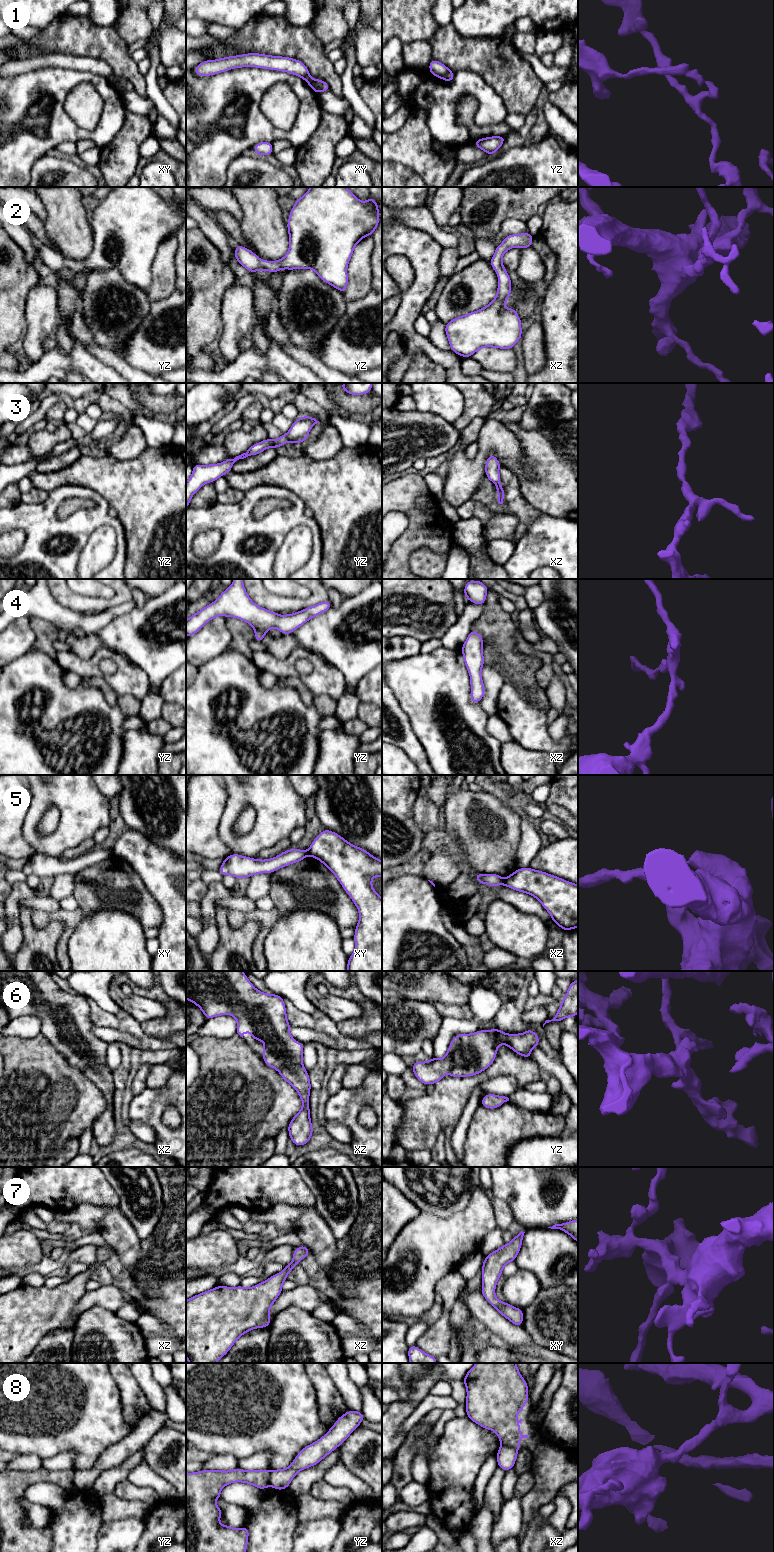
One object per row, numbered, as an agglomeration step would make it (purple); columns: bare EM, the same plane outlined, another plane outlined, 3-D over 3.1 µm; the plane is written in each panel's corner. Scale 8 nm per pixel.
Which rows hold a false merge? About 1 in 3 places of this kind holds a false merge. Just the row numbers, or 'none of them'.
1, 5, 8

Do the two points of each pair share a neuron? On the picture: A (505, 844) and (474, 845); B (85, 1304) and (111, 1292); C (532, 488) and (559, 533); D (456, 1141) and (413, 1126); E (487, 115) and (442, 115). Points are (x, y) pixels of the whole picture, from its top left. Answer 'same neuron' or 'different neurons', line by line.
A: same neuron
B: same neuron
C: different neurons
D: different neurons
E: same neuron

